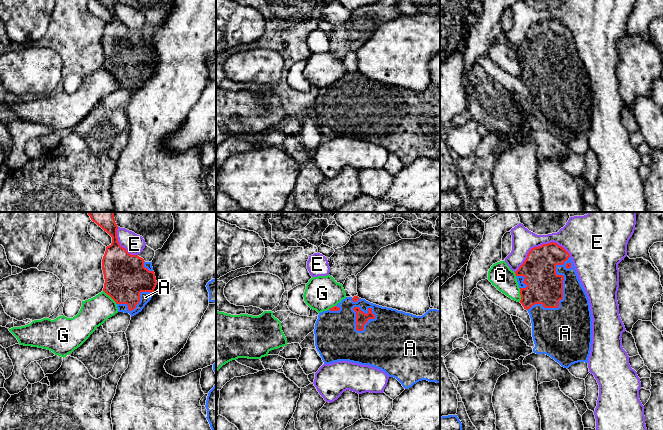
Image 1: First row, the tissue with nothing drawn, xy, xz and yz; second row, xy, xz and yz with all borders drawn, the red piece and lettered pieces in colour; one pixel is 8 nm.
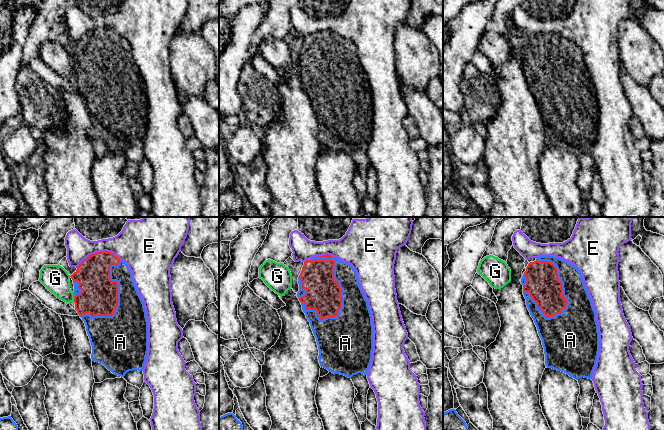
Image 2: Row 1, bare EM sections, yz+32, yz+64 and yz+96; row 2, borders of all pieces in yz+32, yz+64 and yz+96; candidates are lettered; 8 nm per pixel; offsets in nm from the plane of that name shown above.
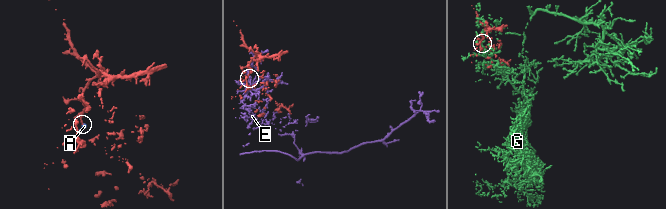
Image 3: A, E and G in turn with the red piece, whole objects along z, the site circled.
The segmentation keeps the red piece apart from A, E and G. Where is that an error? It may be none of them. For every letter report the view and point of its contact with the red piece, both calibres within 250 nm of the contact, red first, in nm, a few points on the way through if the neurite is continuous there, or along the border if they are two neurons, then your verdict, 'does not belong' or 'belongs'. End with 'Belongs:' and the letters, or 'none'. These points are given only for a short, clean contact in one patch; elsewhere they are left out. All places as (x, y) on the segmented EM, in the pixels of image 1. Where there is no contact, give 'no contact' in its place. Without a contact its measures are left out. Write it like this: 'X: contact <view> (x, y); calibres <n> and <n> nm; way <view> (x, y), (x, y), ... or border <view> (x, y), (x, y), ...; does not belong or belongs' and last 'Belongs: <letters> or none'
A: contact yz (562, 293); calibres 280 and 320 nm; belongs
E: contact yz (539, 246); calibres 280 and 190 nm; does not belong
G: contact xy (110, 296); calibres 340 and 220 nm; border xy (103, 290), (116, 304); does not belong
Belongs: A

